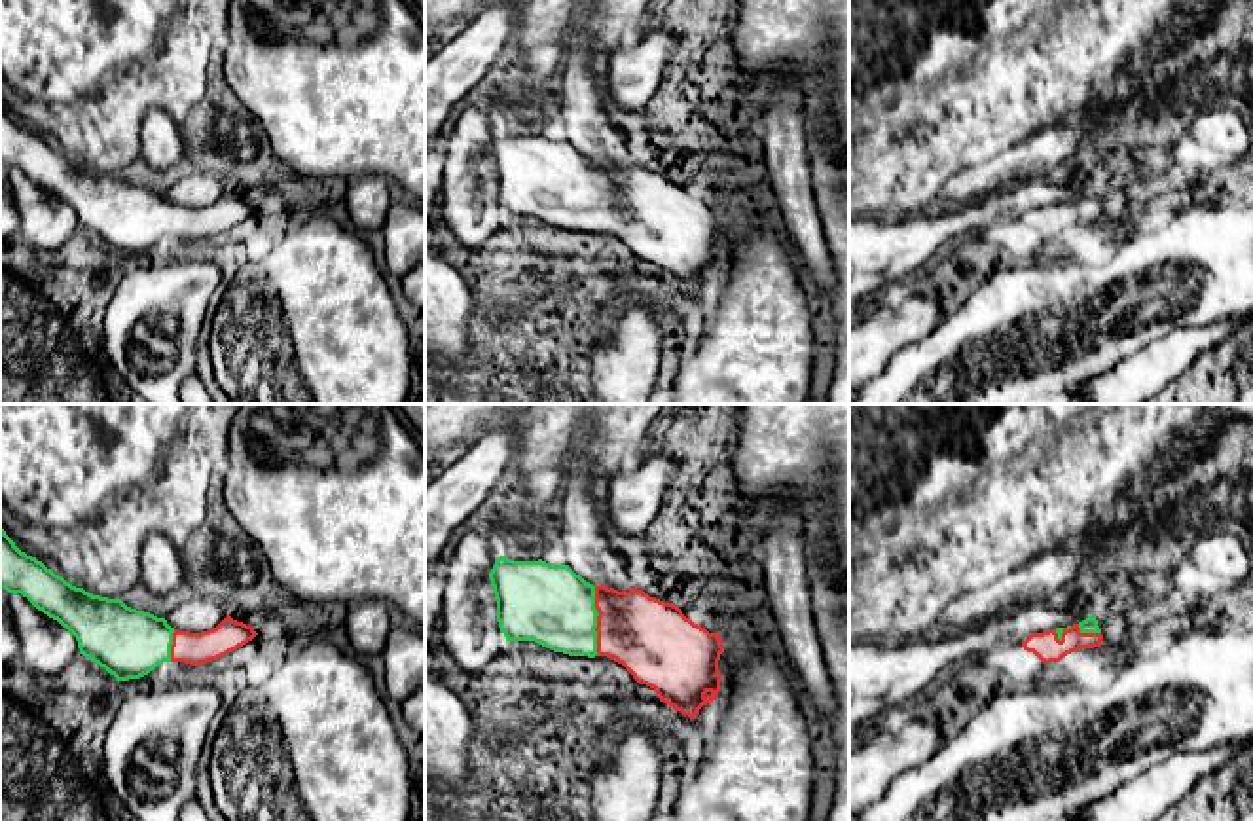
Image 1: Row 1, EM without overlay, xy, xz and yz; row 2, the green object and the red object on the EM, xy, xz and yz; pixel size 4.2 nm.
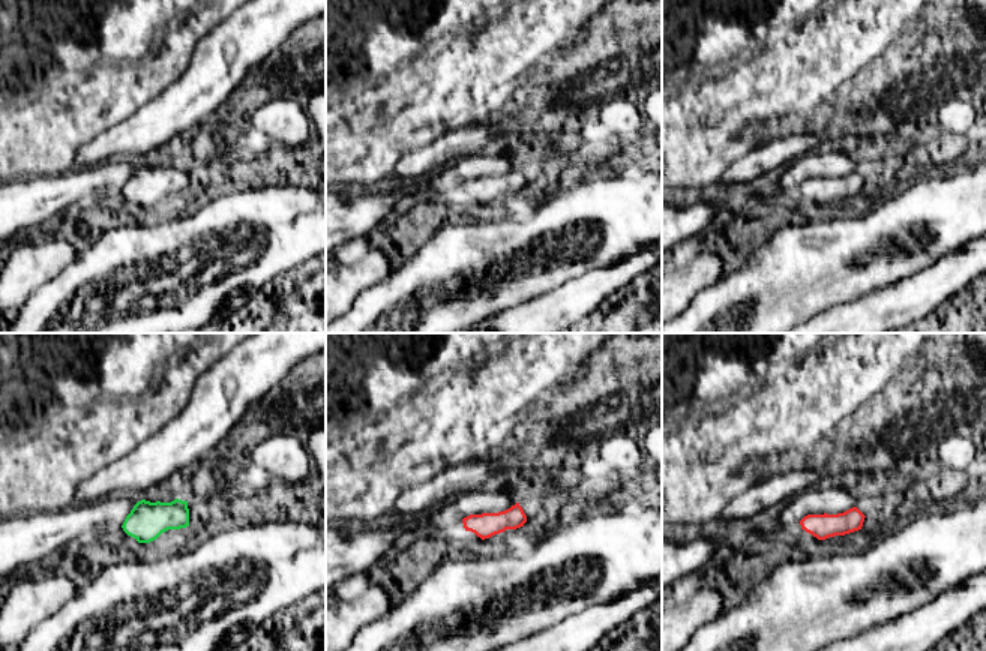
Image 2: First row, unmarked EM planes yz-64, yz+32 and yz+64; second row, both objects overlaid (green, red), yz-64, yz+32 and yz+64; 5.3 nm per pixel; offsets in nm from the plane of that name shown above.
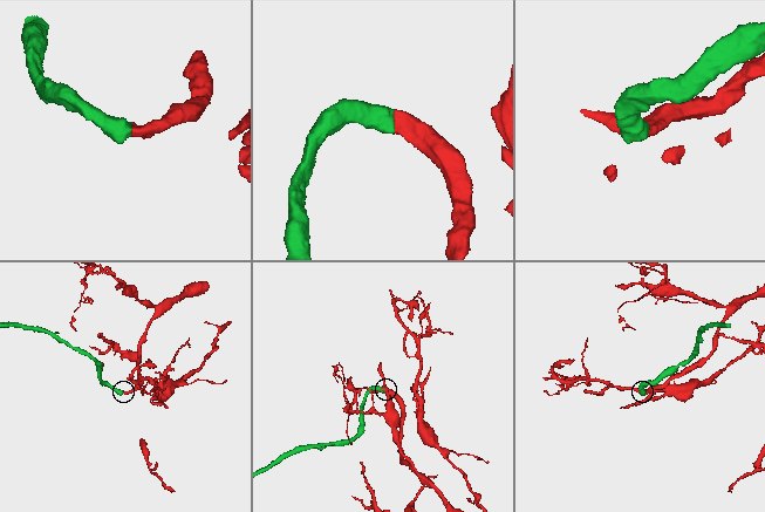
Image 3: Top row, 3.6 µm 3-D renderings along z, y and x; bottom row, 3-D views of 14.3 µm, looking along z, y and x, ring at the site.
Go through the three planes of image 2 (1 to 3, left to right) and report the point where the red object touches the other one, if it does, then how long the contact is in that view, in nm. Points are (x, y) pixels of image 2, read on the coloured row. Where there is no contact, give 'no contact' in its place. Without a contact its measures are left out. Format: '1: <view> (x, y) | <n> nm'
1: no contact
2: no contact
3: no contact

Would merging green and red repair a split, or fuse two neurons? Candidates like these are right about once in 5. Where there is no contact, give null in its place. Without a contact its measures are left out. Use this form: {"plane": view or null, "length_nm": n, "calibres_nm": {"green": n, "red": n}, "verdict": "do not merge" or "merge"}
{"plane": "xz", "length_nm": 280, "calibres_nm": {"green": 340, "red": 320}, "verdict": "merge"}

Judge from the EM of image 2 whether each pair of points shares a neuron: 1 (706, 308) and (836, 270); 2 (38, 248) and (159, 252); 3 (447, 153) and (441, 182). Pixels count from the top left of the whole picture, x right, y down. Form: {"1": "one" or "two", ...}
{"1": "one", "2": "two", "3": "two"}

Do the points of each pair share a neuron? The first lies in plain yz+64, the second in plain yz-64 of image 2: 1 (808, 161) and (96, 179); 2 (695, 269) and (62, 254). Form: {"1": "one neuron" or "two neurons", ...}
{"1": "one neuron", "2": "one neuron"}

